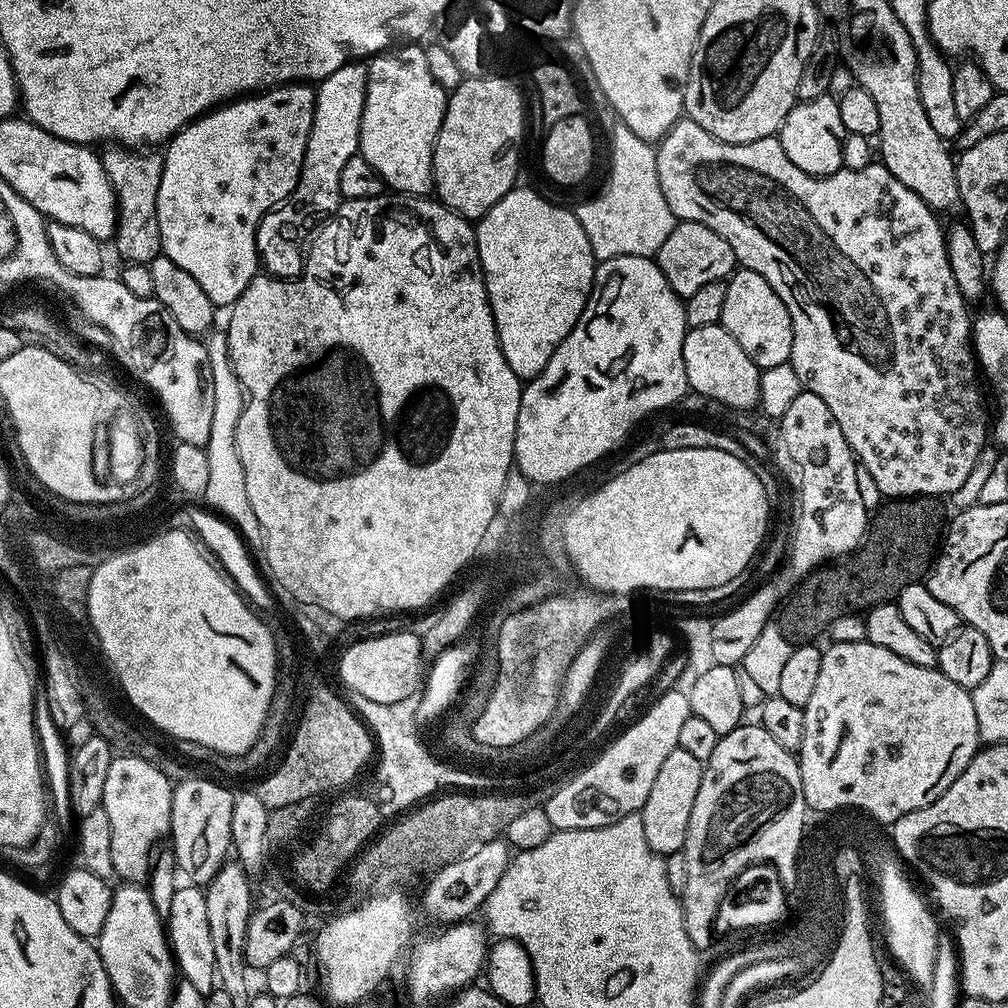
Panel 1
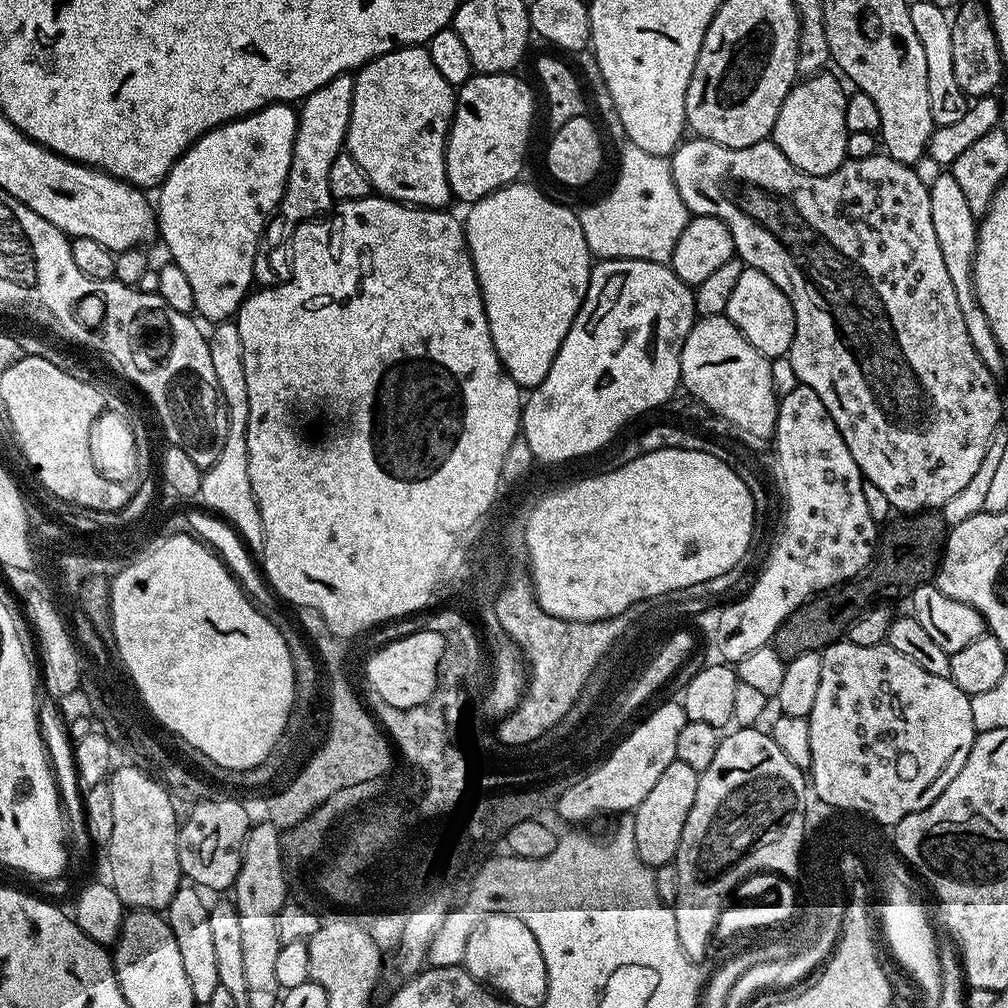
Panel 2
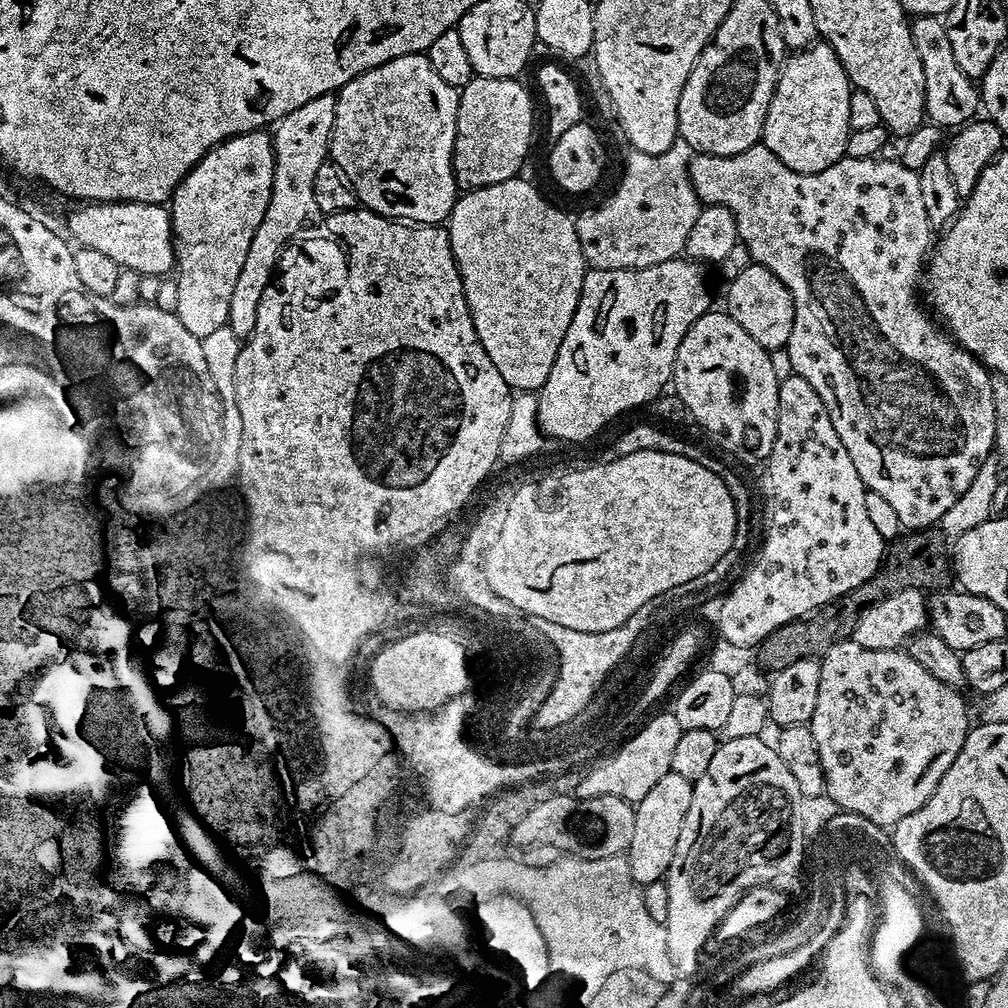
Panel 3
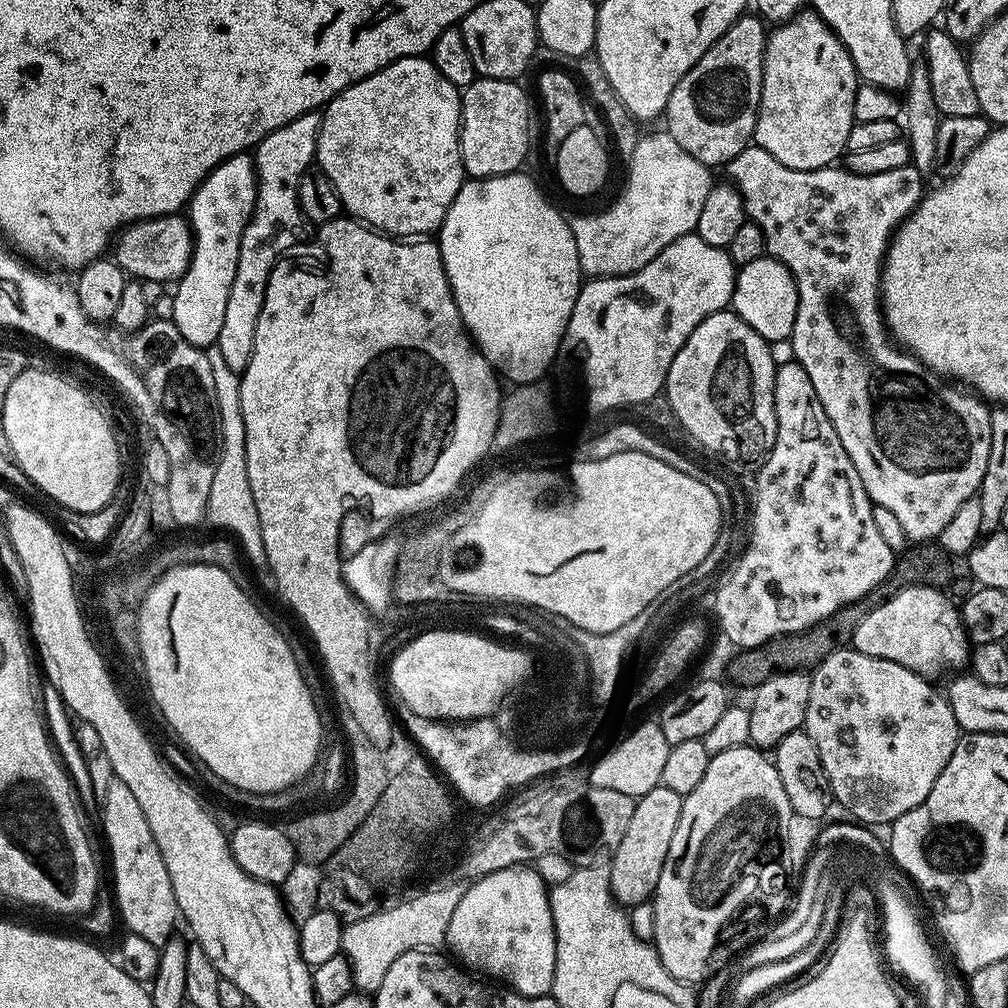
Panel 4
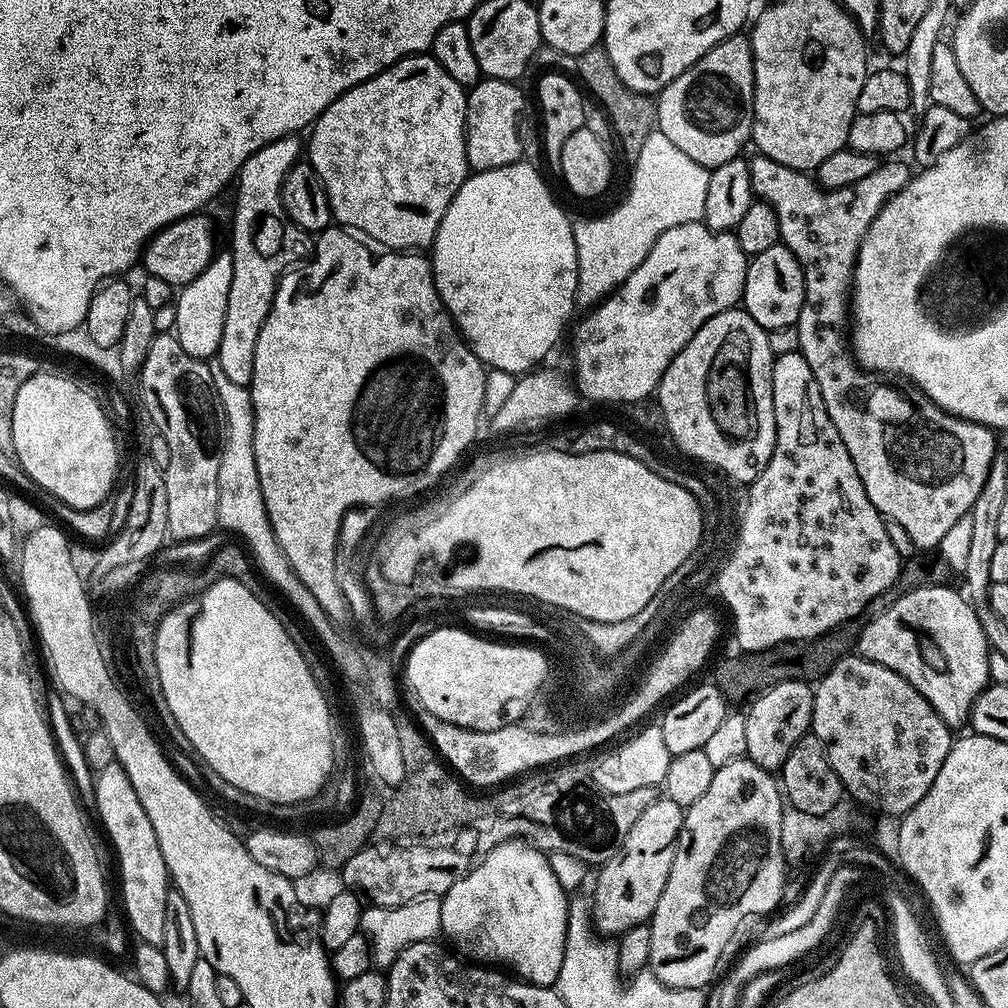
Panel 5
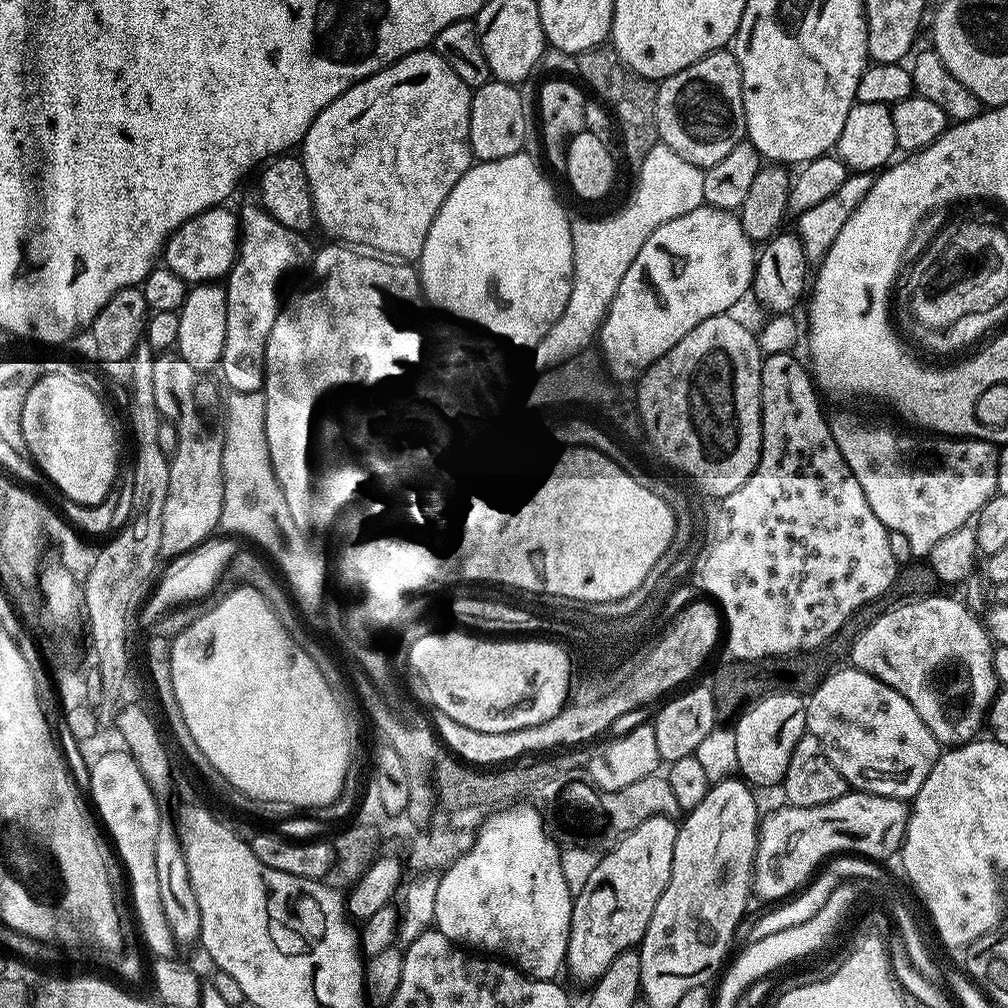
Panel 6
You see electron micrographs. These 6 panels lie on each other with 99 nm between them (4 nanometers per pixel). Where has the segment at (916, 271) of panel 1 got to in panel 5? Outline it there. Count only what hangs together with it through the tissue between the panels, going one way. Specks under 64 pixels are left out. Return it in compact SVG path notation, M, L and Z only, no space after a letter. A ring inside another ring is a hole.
M753 155L750 160L750 178L753 193L763 203L772 207L778 218L780 238L783 244L798 258L804 267L804 305L795 324L799 352L810 362L822 402L850 450L850 458L862 478L866 498L880 511L885 521L898 522L920 550L936 550L954 522L971 513L986 474L990 474L992 459L998 455L997 433L991 428L951 416L942 410L929 396L917 395L917 400L907 400L892 384L879 384L873 373L856 363L852 355L846 329L850 324L850 297L852 271L856 269L856 251L860 249L866 230L878 218L882 206L896 192L900 192L912 179L913 169L908 169L900 158L888 158L880 162L872 174L845 188L827 190L809 173L797 172L782 166L768 156Z

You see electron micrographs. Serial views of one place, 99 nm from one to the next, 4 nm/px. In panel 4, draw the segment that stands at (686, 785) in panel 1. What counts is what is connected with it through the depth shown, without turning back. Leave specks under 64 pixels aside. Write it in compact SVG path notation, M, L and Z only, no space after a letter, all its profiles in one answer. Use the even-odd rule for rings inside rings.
M657 786L636 800L634 818L630 818L630 826L626 826L626 838L622 838L622 846L618 846L612 857L608 874L612 894L621 905L643 904L655 893L670 850L670 838L674 838L674 830L678 830L683 805L681 793L663 786Z

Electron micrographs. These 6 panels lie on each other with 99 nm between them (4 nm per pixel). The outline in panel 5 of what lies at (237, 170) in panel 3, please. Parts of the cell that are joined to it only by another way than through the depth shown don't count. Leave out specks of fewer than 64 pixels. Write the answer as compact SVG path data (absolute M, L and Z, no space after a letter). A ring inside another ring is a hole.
M220 250L213 255L206 270L202 274L198 274L198 278L194 278L189 284L183 285L179 289L174 300L176 310L174 335L176 341L182 346L182 350L186 350L186 354L202 361L215 357L222 342L227 296L230 294L230 282L233 279L232 253L228 250L224 250L224 252Z

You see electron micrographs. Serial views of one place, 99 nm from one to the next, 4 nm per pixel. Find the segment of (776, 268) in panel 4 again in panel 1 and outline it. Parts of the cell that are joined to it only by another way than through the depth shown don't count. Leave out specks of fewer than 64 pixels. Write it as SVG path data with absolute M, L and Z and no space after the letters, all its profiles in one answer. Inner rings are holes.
M737 267L728 277L726 303L722 305L719 324L735 338L742 350L746 350L746 354L761 370L770 366L782 366L792 359L794 326L790 310L786 310L782 298L774 294L770 282L766 282L762 274L754 274L754 270Z

